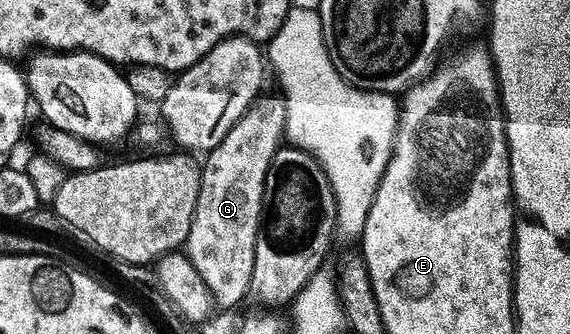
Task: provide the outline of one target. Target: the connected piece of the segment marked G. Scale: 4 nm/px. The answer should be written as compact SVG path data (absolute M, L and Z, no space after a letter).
M278 96L267 98L257 101L232 128L224 142L205 157L200 201L184 245L185 255L204 278L219 309L234 308L249 297L268 170L285 139L286 103Z

